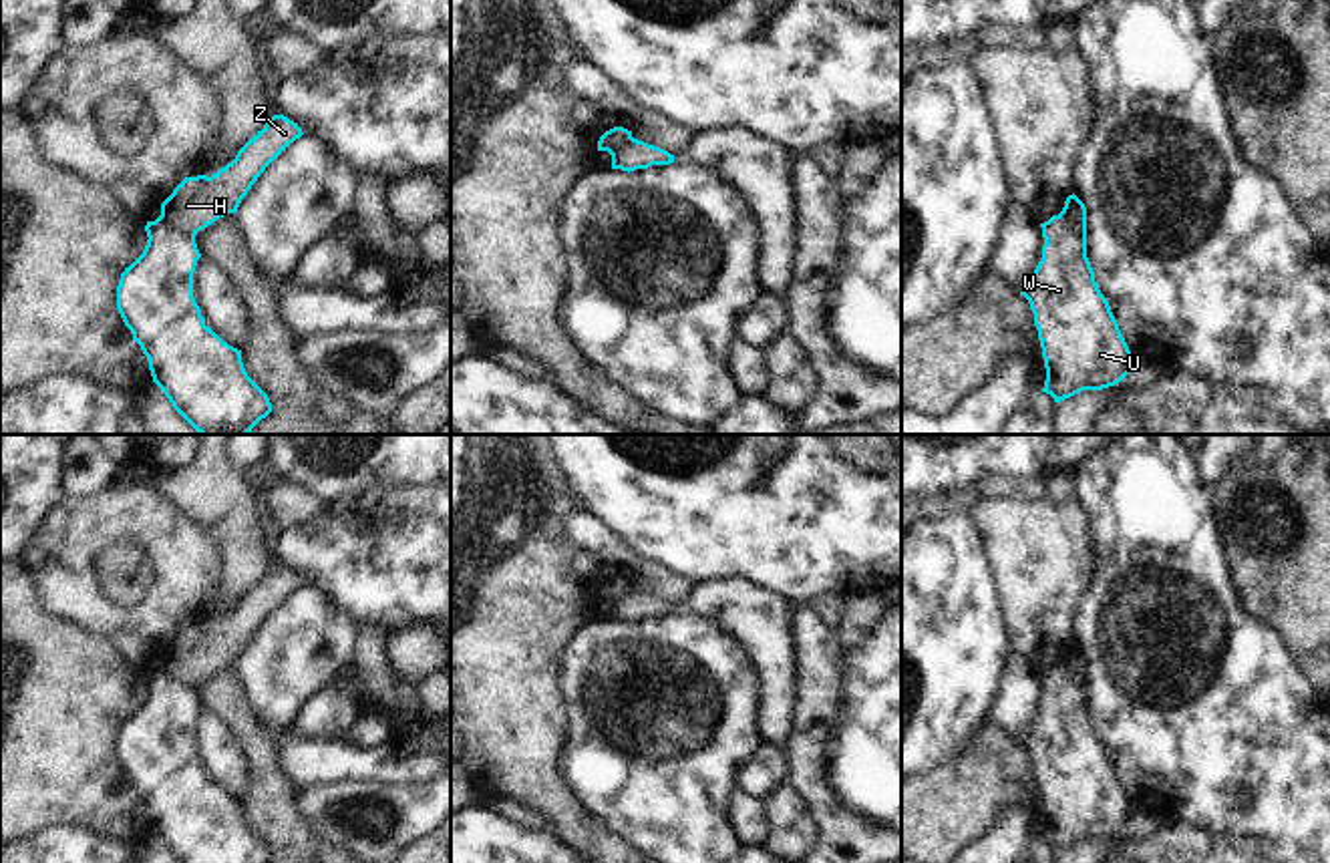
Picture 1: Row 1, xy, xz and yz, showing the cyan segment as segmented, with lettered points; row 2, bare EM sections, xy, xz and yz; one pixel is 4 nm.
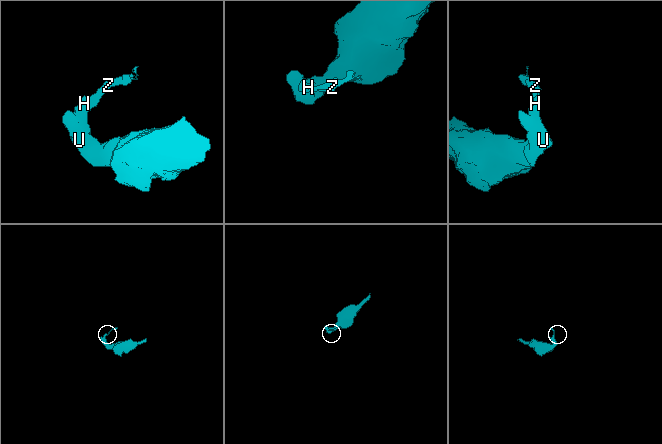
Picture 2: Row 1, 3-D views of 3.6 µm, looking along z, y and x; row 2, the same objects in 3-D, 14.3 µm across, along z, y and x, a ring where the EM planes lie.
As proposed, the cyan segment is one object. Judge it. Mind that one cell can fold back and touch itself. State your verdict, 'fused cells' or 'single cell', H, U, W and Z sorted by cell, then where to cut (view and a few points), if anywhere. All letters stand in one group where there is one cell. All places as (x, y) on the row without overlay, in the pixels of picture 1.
fused cells | H Z / U W | xy (159, 666), (194, 691)

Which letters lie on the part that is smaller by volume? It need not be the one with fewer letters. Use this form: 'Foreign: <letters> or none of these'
Foreign: H, Z

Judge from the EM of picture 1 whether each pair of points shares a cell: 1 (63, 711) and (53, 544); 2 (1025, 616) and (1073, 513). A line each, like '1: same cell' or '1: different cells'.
1: different cells
2: same cell

